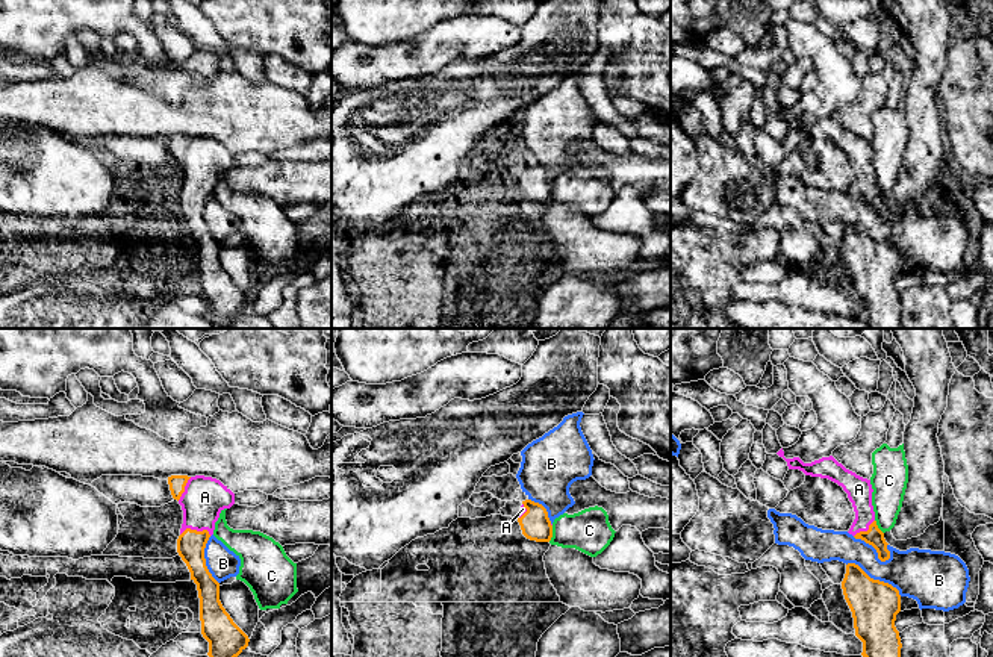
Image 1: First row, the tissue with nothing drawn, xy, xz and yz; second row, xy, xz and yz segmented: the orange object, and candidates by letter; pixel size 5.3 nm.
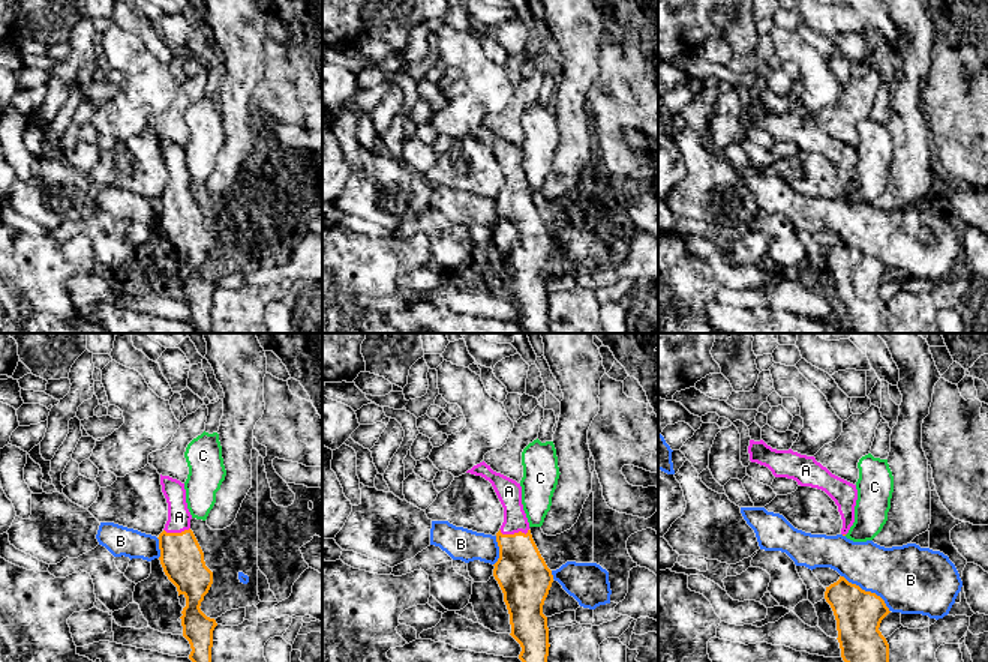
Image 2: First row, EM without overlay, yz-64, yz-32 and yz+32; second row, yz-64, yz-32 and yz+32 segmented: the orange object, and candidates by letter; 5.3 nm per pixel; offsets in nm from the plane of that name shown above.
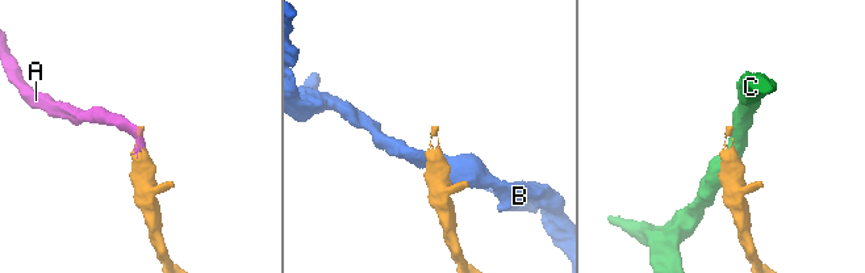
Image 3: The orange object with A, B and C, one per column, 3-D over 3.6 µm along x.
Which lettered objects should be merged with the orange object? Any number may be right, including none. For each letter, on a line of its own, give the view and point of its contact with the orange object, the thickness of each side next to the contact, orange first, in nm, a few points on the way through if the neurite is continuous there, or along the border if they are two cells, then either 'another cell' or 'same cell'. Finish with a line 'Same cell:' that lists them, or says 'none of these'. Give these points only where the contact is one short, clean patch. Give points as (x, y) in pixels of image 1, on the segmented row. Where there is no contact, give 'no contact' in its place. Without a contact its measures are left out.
A: meets orange in xy at (196, 530); 150 nm thick on the orange side, 220 nm on the other; runs through xy (191, 544), (196, 530), (205, 497); same cell
B: meets orange in yz at (875, 580); 260 nm thick on the orange side, 280 nm on the other; border along yz (846, 563), (856, 563), (871, 577), (890, 583), (901, 595); another cell
C: meets orange in xz at (551, 533); 160 nm thick on the orange side, 220 nm on the other; border along xz (553, 526), (553, 535), (548, 541); another cell
Same cell: A

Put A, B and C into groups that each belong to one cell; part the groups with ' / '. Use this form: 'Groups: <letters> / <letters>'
Groups: A / B / C

